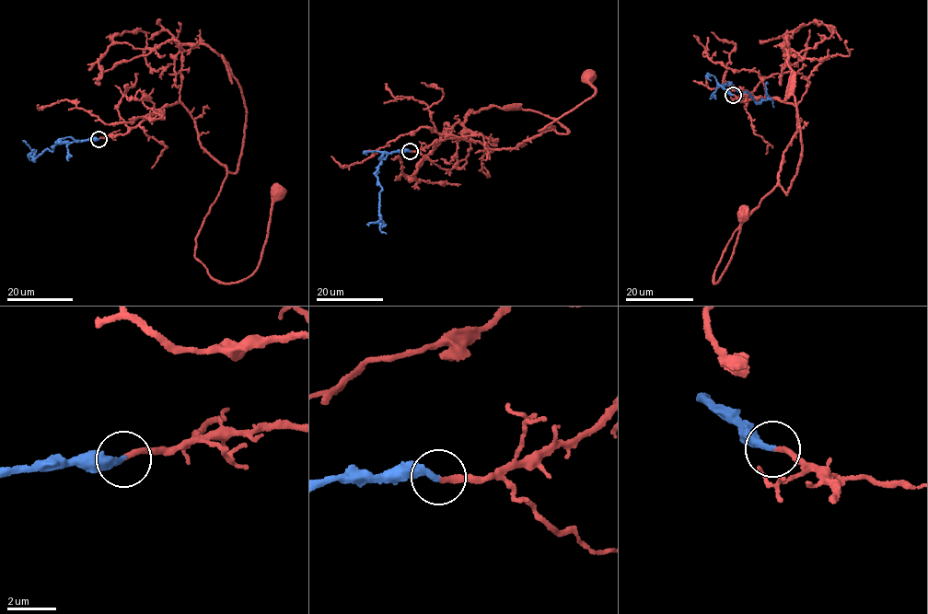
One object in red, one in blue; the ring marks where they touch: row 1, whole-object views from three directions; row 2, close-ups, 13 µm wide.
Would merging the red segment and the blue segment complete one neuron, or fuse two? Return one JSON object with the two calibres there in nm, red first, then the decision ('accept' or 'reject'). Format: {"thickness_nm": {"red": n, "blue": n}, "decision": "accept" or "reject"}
{"thickness_nm": {"red": 200, "blue": 280}, "decision": "accept"}

